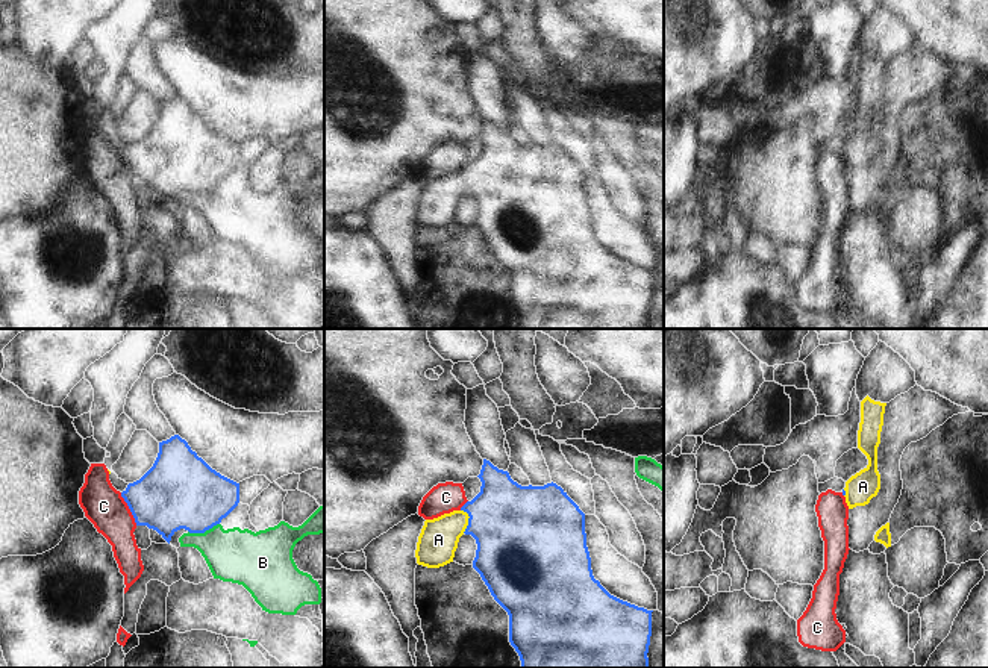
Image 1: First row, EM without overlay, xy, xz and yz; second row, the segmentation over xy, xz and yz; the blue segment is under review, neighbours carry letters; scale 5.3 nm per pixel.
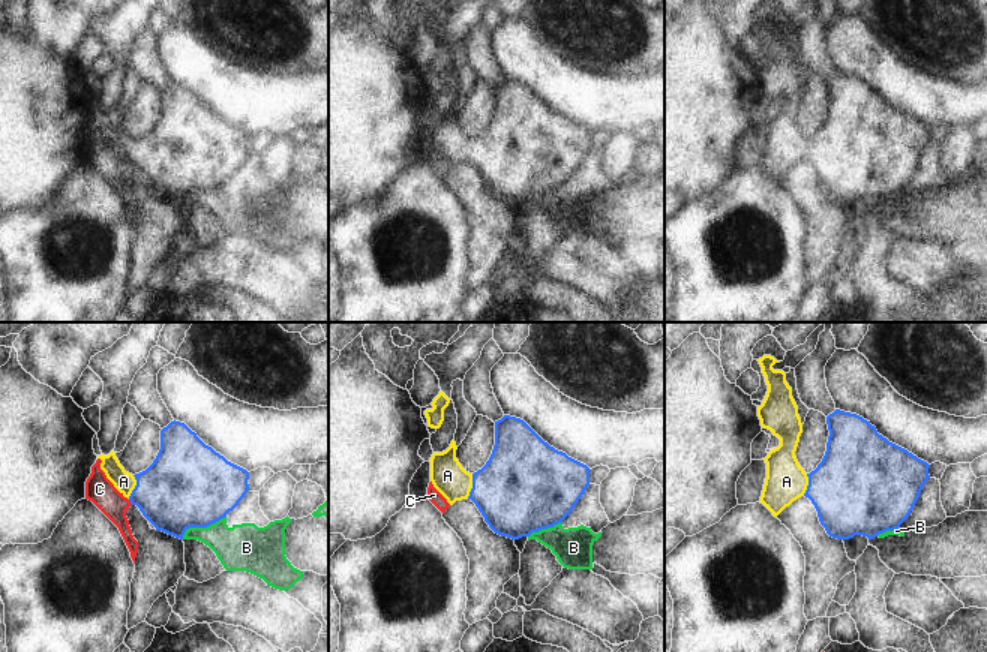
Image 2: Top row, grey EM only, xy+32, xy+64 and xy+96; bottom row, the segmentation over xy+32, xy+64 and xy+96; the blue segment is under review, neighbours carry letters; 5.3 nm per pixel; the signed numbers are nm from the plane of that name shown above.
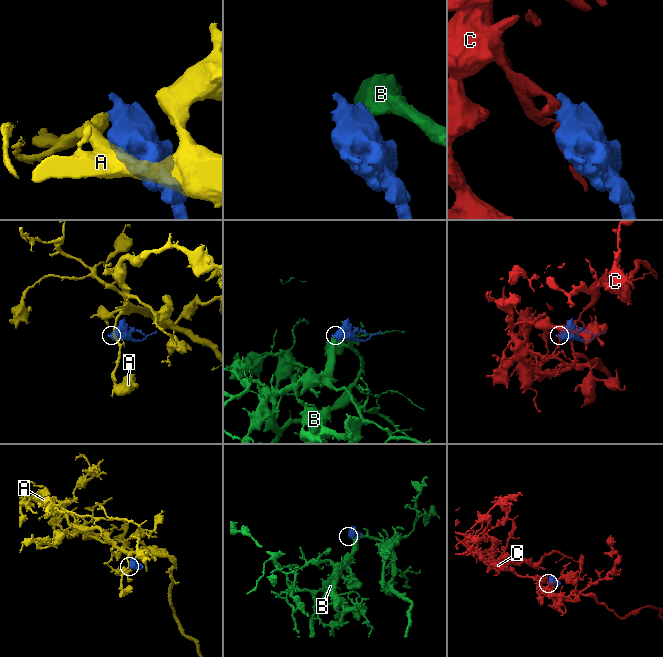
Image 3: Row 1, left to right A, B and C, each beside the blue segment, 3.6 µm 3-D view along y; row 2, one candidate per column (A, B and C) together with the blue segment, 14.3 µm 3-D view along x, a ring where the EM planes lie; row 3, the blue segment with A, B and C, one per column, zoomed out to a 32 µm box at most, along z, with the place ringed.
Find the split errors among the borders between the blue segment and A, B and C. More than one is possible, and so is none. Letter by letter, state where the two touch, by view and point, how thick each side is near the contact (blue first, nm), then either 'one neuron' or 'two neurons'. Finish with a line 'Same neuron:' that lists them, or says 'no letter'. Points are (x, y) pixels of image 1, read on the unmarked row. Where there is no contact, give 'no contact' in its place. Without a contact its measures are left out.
A: xz (468, 181) | 440/200 nm | one neuron
B: xy (203, 193) | 400/280 nm | two neurons
C: xy (129, 168) | 380/220 nm | two neurons
Same neuron: A

